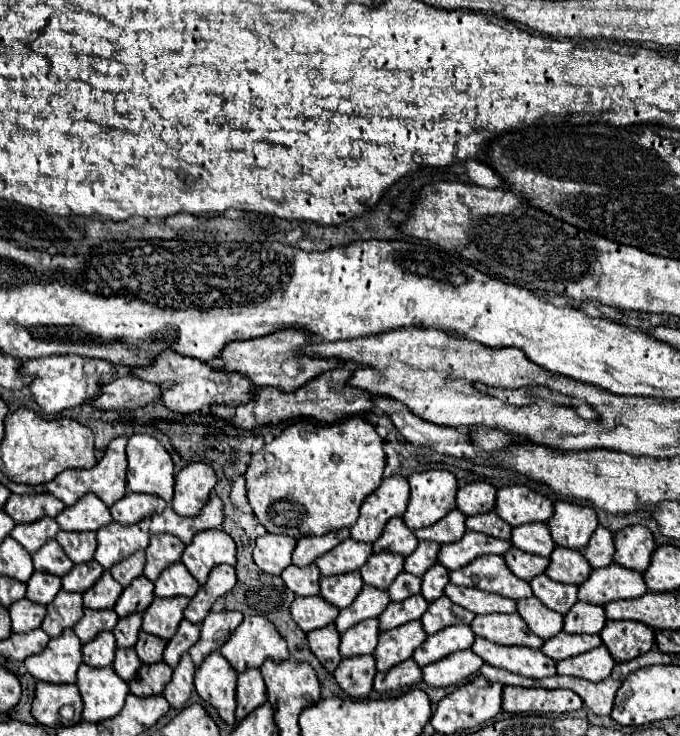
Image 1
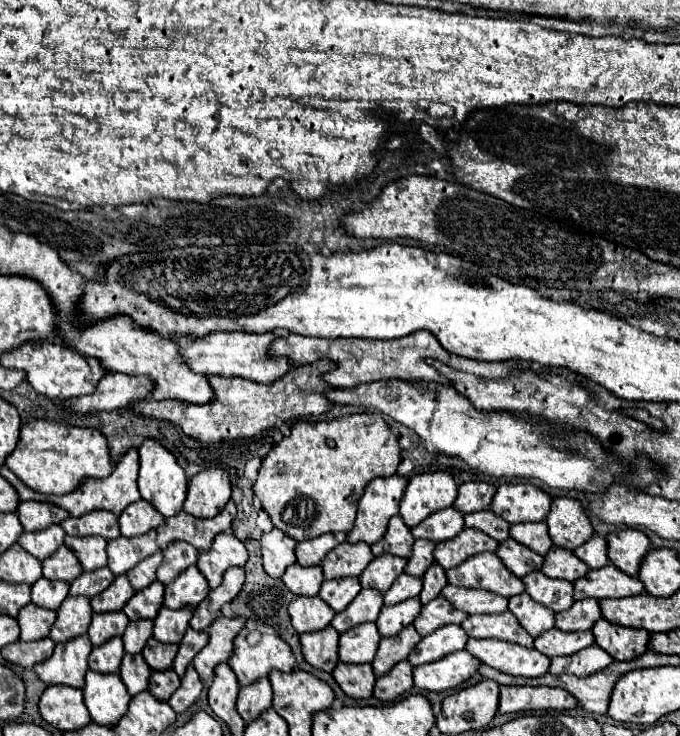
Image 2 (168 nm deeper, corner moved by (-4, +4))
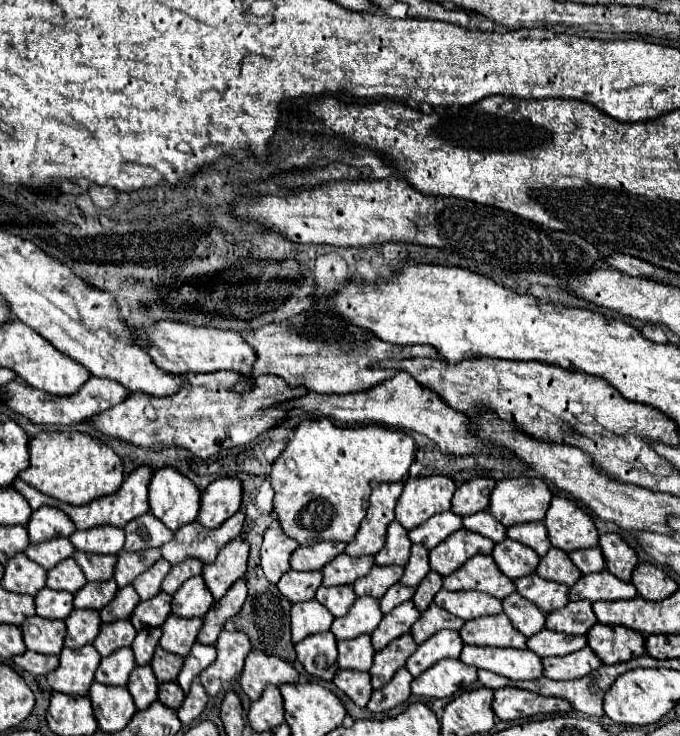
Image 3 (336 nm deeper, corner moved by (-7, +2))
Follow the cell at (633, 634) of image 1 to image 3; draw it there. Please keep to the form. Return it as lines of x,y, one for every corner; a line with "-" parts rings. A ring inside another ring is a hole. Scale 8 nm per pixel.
594,624
586,634
588,646
598,654
604,664
628,662
630,658
644,654
644,636
636,630
622,626

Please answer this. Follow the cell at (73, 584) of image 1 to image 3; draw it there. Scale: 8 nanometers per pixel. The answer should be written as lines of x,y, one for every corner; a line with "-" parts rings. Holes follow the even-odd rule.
104,580
104,582
86,582
76,594
74,594
74,606
76,608
94,608
100,610
102,606
106,606
114,594
116,594
118,586
116,582

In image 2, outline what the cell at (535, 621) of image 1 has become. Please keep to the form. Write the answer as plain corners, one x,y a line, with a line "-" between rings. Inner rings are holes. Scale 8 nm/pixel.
525,592
509,598
509,610
533,638
555,626
555,612
539,602
533,602

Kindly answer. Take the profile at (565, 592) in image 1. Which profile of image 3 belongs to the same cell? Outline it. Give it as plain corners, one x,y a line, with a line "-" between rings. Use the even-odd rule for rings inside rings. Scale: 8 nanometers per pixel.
538,574
518,578
518,580
514,580
514,584
516,584
520,596
534,602
546,614
552,610
560,610
570,602
568,600
568,592
570,592
568,586
544,580

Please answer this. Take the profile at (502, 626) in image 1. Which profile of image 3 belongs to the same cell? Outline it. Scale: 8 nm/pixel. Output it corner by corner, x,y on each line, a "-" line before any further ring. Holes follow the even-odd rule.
506,614
498,616
480,616
468,620
460,636
464,644
480,644
480,646
500,646
500,648
526,648
528,638
520,634

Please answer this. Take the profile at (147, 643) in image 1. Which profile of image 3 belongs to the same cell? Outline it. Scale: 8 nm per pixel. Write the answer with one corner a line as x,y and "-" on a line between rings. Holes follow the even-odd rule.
158,646
156,652
154,652
154,658
152,658
150,666
152,666
158,682
172,682
172,680
176,680
178,672
182,668
182,662
184,662
182,656
166,652
166,650
162,650

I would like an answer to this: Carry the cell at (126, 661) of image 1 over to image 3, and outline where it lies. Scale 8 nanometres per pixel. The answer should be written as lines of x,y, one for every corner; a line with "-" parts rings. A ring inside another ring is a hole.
150,664
146,666
136,666
130,674
128,680
128,690
136,702
138,710
148,708
154,700
156,700
156,690
158,690
158,680
150,668

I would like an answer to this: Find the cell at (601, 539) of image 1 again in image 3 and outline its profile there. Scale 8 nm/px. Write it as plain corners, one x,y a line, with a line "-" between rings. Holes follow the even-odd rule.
596,546
596,548
586,548
586,550
574,550
568,554
570,560
578,566
578,570
582,574
592,574
592,572
600,572
606,568
606,562
604,562
604,556
602,556
602,550

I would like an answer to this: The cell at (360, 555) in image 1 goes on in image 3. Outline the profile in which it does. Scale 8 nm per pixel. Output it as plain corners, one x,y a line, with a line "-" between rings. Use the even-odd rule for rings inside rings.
340,554
322,568
322,576
324,576
322,584
324,586
354,584
358,578
366,576
372,566
374,566
374,556
354,558
348,554

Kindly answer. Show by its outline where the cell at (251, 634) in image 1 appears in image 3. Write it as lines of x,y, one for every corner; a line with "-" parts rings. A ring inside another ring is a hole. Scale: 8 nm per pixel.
250,650
240,676
240,686
244,694
250,696
250,700
260,698
266,684
280,686
294,682
298,682
298,672
290,662
260,650

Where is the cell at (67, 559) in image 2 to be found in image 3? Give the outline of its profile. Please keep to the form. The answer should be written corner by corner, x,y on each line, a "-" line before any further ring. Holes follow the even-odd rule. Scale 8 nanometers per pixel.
66,558
64,562
60,562
58,566
48,570
46,584
54,590
78,592
86,584
86,578
84,578
84,572
80,570
80,566
76,566
76,562
72,558

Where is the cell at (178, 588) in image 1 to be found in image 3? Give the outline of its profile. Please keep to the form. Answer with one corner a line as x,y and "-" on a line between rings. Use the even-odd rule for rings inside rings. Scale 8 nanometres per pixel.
192,576
172,596
172,614
182,616
182,618
194,618
194,616
202,618
212,606
212,602
214,598
210,590
206,588
204,578

